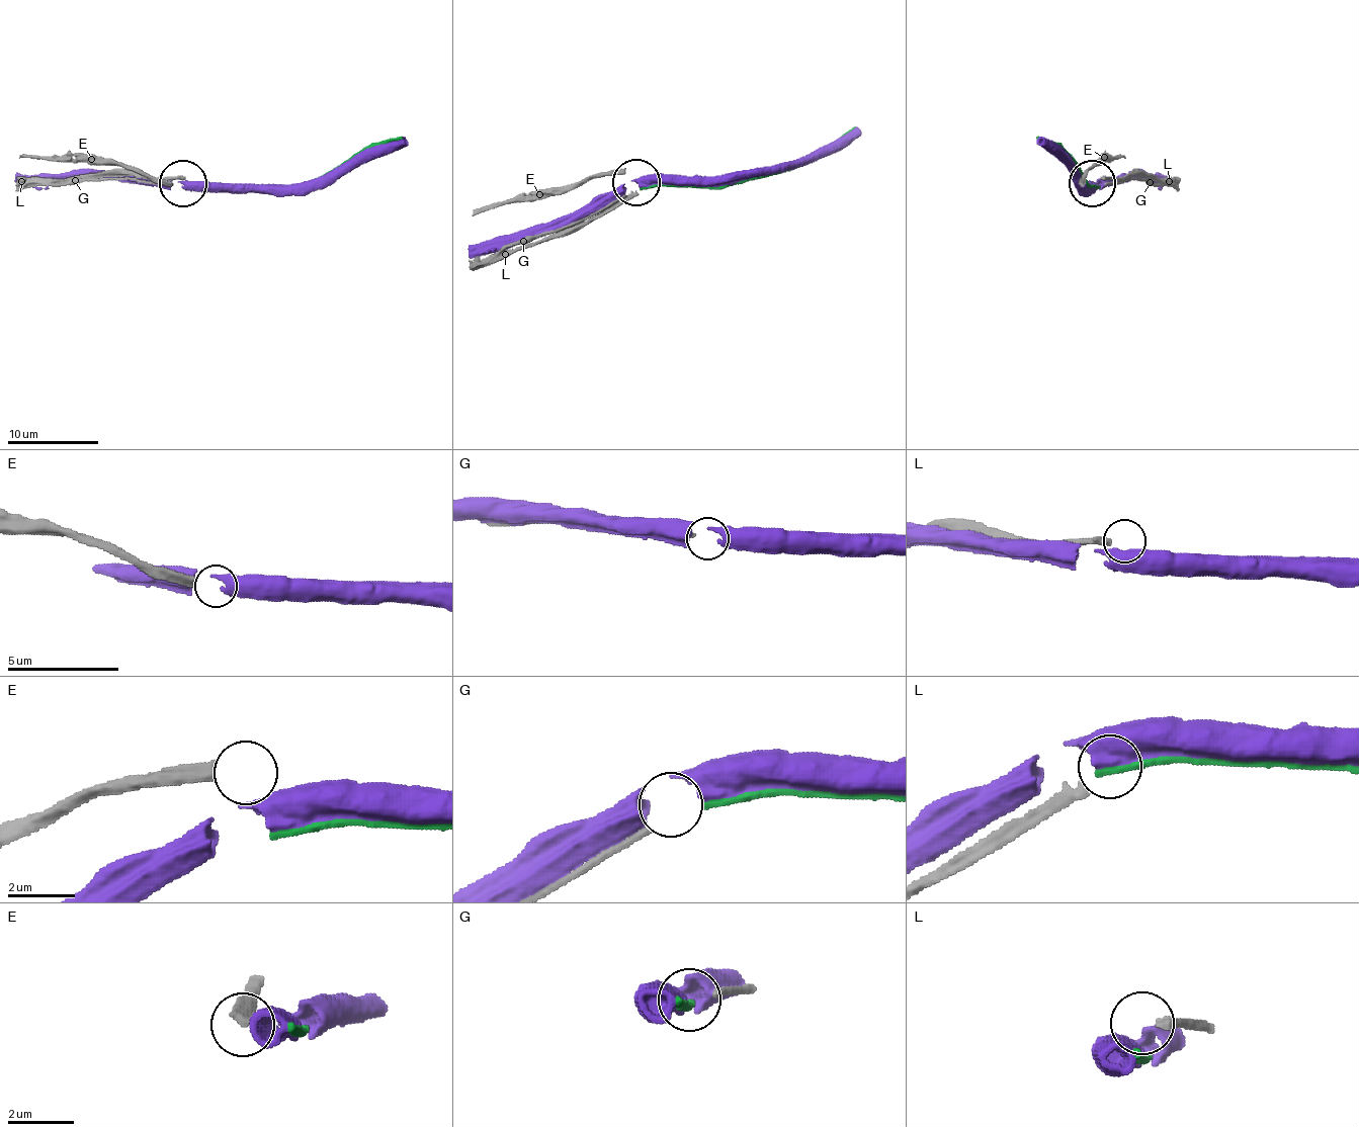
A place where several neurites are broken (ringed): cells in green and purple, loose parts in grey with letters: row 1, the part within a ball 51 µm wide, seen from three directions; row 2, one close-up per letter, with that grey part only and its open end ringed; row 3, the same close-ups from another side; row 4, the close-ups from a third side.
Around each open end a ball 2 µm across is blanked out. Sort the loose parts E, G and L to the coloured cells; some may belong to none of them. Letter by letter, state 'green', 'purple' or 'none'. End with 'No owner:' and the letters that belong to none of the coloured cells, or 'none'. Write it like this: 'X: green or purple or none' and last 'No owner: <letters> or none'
E: none
G: green
L: none
No owner: E, L

